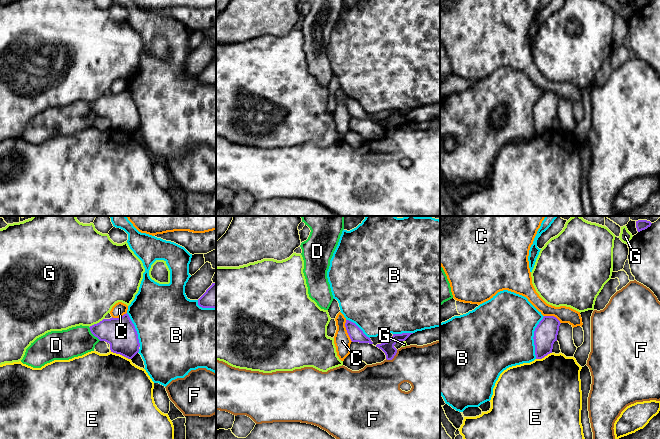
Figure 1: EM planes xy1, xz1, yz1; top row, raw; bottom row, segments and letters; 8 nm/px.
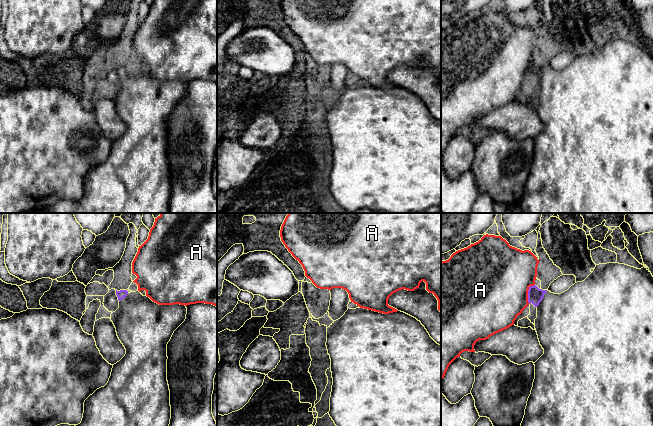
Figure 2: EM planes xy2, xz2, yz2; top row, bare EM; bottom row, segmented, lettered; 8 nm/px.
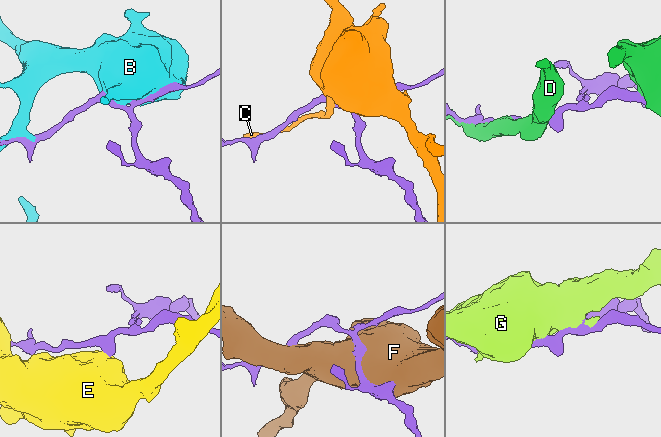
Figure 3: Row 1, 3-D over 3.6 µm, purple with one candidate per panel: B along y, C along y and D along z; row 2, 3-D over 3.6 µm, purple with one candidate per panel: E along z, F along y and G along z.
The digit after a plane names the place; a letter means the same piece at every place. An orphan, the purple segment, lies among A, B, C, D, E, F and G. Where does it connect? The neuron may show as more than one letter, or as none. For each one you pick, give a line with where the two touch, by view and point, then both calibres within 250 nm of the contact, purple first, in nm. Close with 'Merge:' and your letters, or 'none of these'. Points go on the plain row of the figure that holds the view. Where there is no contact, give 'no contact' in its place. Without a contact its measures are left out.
Merge: none of these

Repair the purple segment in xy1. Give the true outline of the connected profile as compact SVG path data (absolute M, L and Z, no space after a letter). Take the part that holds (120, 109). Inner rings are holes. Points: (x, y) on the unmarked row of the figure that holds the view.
M127 89L119 94L103 95L89 104L100 117L110 120L113 129L132 135L139 128L138 110Z

